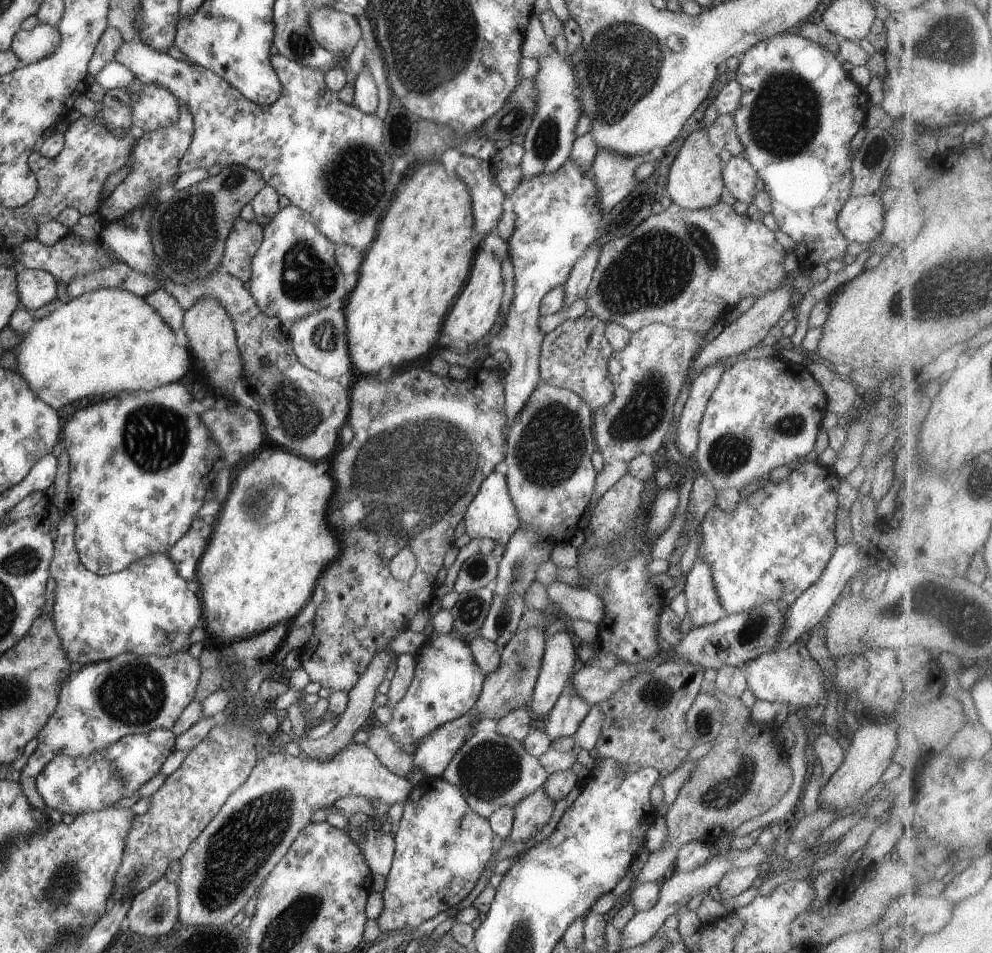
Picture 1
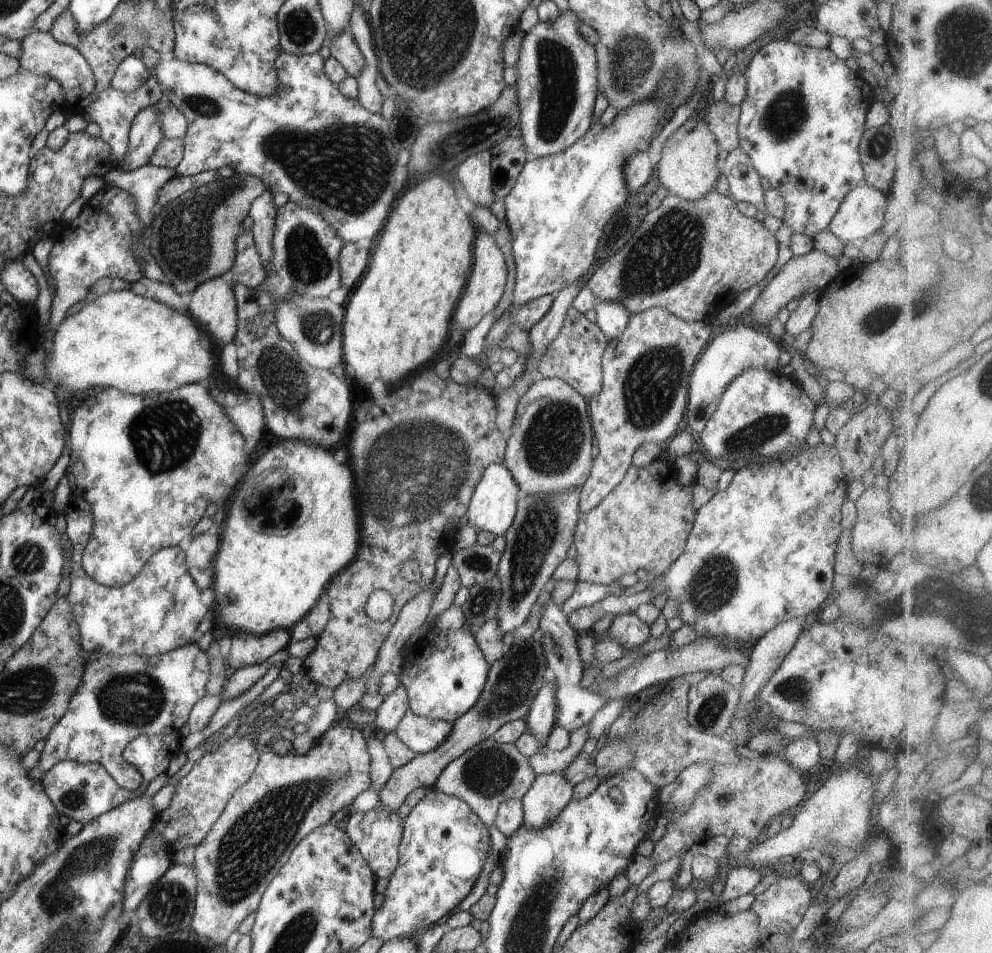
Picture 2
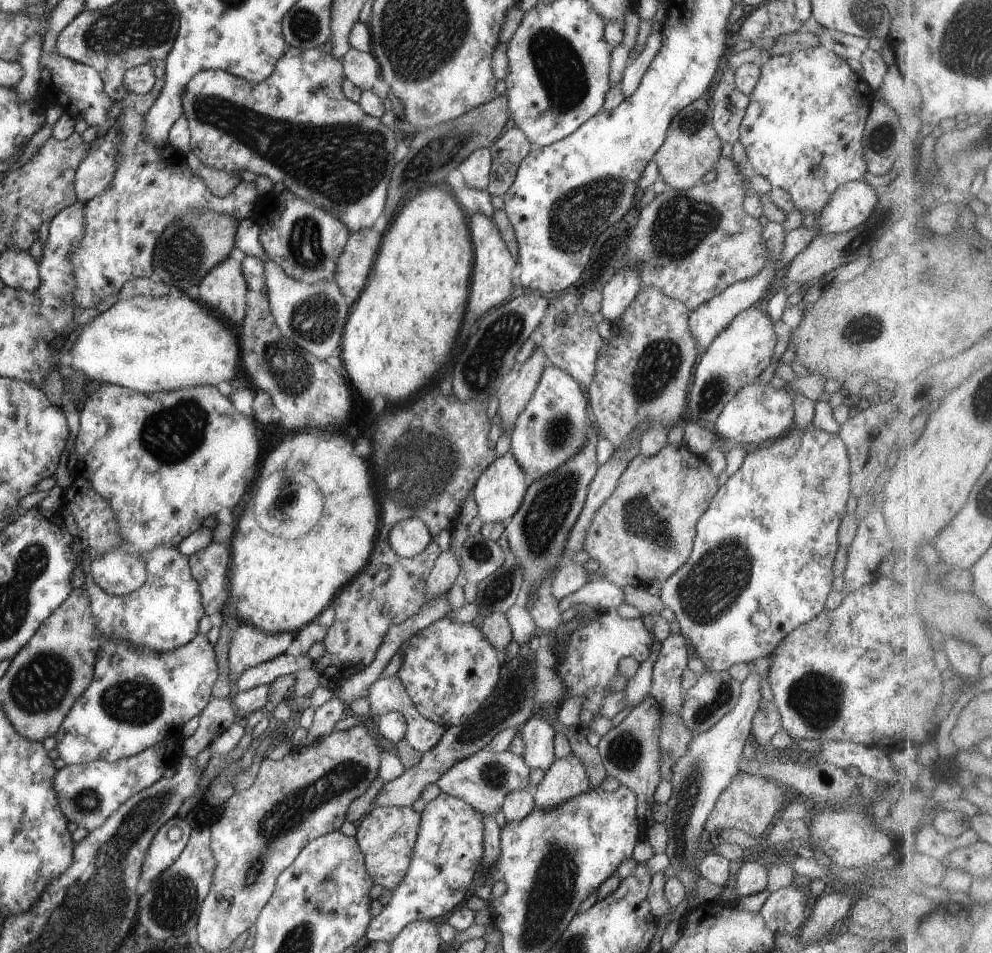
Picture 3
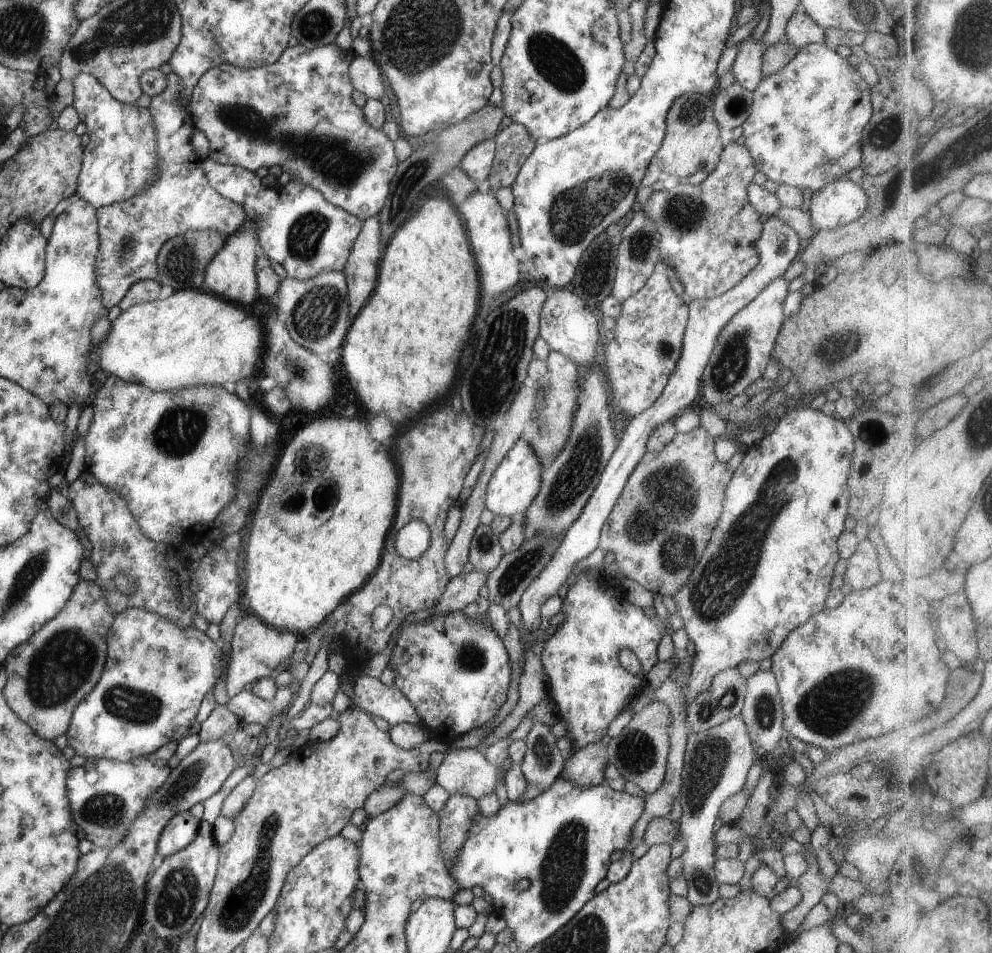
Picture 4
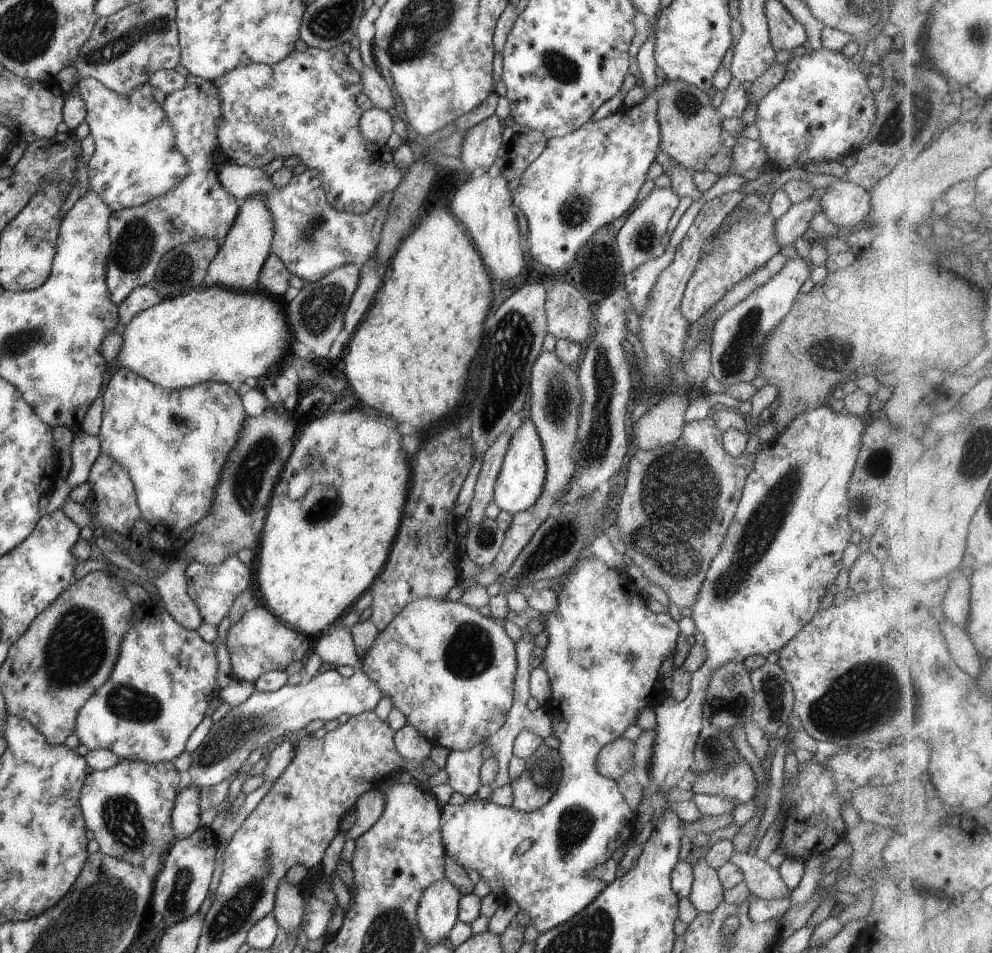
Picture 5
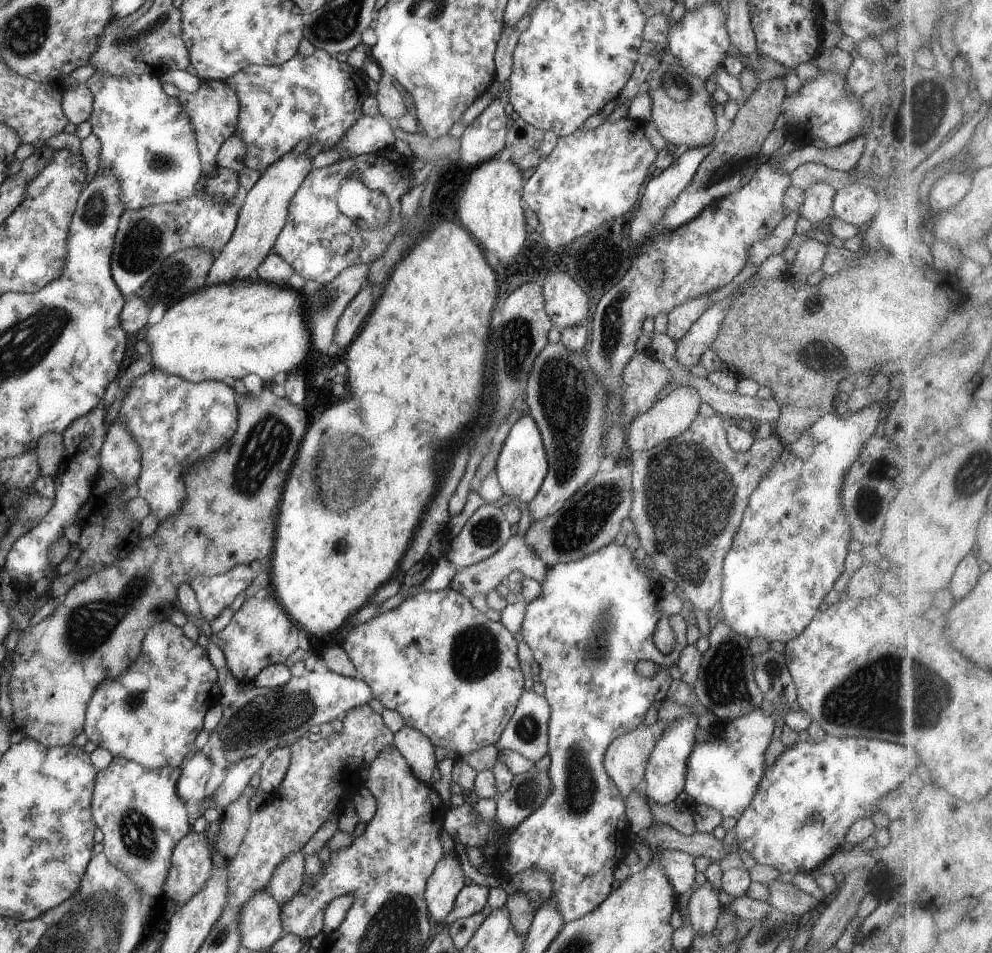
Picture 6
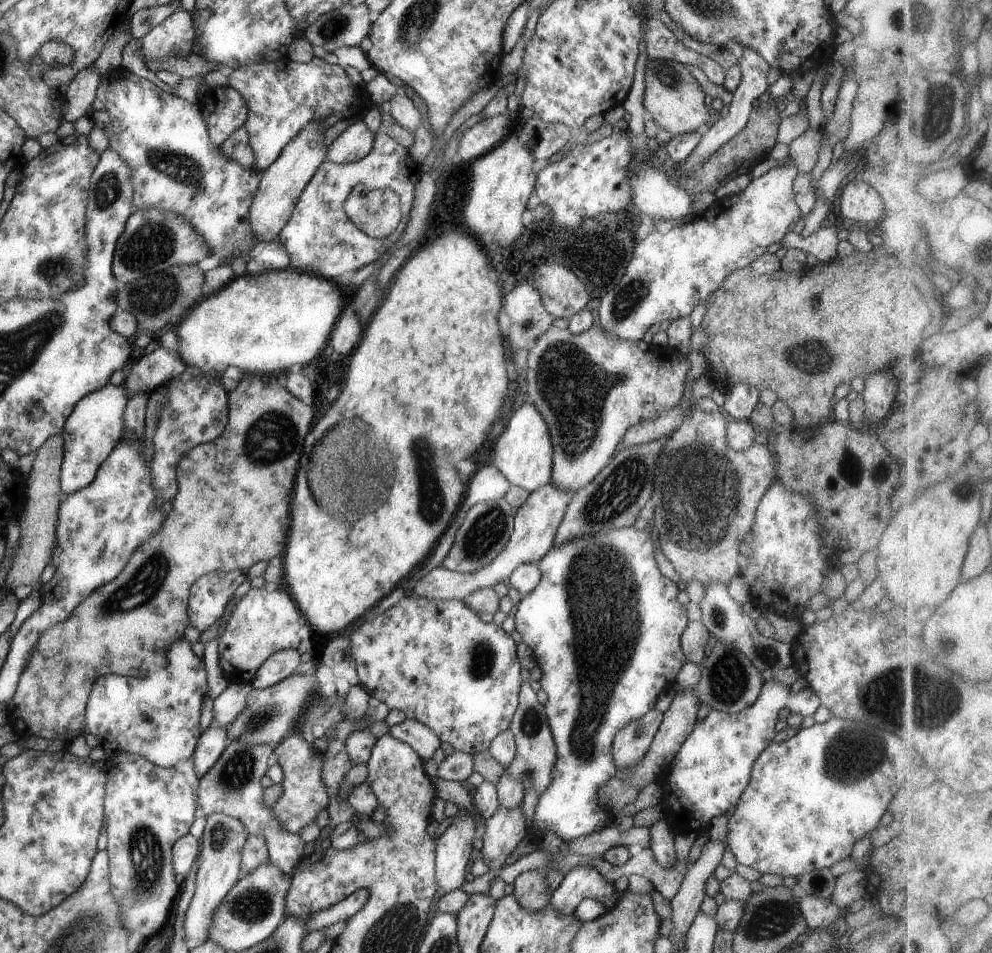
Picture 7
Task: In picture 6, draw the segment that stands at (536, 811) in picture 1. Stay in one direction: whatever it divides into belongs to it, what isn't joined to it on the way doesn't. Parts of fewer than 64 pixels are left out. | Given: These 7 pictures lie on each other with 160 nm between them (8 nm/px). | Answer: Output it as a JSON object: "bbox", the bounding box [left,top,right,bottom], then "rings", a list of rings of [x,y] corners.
{"bbox":[604,722,657,801],"rings":[[[643,722],[634,730],[615,738],[606,749],[604,766],[608,776],[619,788],[622,801],[645,778],[645,770],[657,738]]]}

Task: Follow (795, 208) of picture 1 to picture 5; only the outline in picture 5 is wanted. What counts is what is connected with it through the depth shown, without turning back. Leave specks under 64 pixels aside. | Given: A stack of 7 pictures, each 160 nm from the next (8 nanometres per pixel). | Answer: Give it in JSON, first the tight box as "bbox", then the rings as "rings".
{"bbox":[753,46,876,169],"rings":[[[807,46],[796,53],[788,64],[784,78],[757,104],[753,124],[760,130],[758,139],[766,149],[769,162],[775,169],[806,168],[811,162],[838,161],[841,156],[855,154],[868,136],[876,118],[874,89],[866,84],[866,76],[842,53]]]}

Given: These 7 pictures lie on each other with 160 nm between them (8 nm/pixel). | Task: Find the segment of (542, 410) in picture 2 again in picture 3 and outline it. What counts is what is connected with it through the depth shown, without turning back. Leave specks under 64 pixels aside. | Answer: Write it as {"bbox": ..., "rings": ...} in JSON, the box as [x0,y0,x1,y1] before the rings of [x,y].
{"bbox":[510,363,594,481],"rings":[[[547,363],[526,408],[511,432],[510,452],[516,457],[529,481],[552,474],[584,444],[594,422],[580,383],[560,367]]]}

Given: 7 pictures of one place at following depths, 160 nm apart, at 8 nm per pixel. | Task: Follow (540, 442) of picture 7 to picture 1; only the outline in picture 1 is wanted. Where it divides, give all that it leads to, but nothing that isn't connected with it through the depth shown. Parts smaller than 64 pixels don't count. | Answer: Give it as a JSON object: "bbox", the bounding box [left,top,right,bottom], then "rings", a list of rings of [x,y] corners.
{"bbox":[463,471,520,547],"rings":[[[492,471],[484,479],[476,497],[472,500],[470,506],[468,506],[463,520],[466,527],[465,534],[471,537],[471,539],[486,537],[490,538],[496,545],[500,544],[503,547],[510,542],[510,538],[514,536],[514,532],[520,527],[520,522],[518,510],[512,504],[504,474]]]}

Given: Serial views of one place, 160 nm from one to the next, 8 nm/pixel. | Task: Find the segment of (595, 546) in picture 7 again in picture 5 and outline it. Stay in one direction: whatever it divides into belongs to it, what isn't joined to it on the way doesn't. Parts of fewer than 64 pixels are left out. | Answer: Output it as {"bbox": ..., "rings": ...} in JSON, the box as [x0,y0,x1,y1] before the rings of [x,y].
{"bbox":[441,554,680,935],"rings":[[[591,554],[581,558],[574,568],[568,573],[568,576],[561,582],[562,590],[557,594],[557,605],[545,616],[543,622],[543,655],[540,666],[544,668],[549,676],[551,695],[544,709],[549,714],[552,721],[552,736],[556,736],[560,741],[557,751],[561,756],[561,779],[552,798],[538,810],[531,813],[523,813],[514,807],[503,807],[484,799],[467,797],[463,805],[444,804],[441,807],[441,839],[445,846],[445,851],[462,865],[464,869],[478,870],[481,876],[488,882],[491,892],[499,896],[500,901],[512,901],[518,908],[526,910],[531,918],[530,924],[536,926],[541,935],[543,932],[574,918],[576,914],[582,912],[608,885],[606,881],[593,879],[590,874],[594,866],[598,866],[612,858],[614,851],[622,844],[628,844],[631,837],[635,834],[637,813],[634,812],[626,802],[619,786],[614,779],[605,777],[597,767],[597,756],[604,745],[614,742],[624,734],[624,731],[632,724],[637,722],[640,711],[643,708],[652,706],[655,708],[665,699],[665,692],[662,687],[663,678],[660,676],[659,668],[668,657],[674,658],[676,652],[676,640],[680,636],[678,621],[670,617],[670,613],[654,613],[647,607],[647,595],[640,594],[638,586],[634,584],[627,572],[609,567],[605,562]]]}

